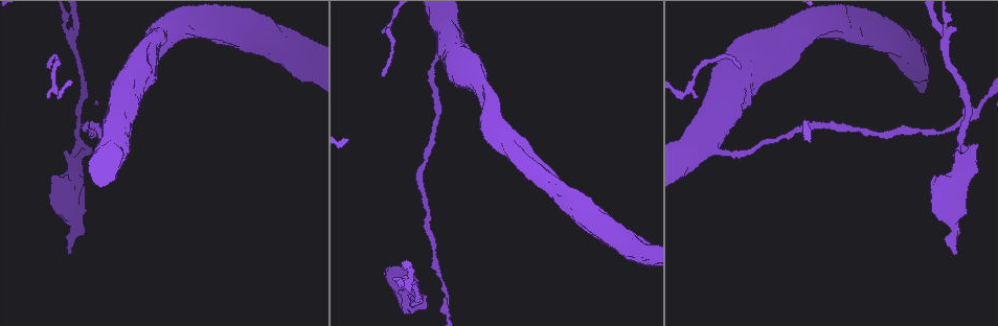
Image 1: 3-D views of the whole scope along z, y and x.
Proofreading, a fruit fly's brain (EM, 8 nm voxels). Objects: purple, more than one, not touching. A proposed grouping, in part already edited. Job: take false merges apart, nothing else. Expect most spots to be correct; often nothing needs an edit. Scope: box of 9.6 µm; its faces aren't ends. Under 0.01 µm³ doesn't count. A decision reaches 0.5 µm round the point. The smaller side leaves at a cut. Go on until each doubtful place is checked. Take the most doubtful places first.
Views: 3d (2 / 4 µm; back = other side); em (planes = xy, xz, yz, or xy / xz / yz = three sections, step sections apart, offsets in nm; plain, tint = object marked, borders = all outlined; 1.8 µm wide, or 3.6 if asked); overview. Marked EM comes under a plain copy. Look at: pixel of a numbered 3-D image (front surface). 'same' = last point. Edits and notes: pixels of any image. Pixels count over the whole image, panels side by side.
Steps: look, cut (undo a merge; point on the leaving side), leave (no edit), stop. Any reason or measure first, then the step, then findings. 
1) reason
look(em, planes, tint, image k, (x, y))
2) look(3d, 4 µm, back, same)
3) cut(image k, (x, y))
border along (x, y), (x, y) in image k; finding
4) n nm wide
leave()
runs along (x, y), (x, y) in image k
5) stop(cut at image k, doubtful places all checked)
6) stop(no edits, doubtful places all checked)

three-way junction
look(3d, 4 µm, image 1, (405, 281))

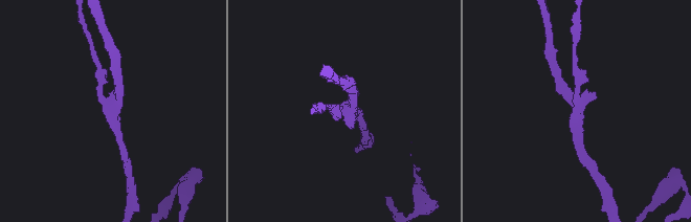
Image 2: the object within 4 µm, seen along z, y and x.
look(em, planes, borders, image 2, (113, 109))

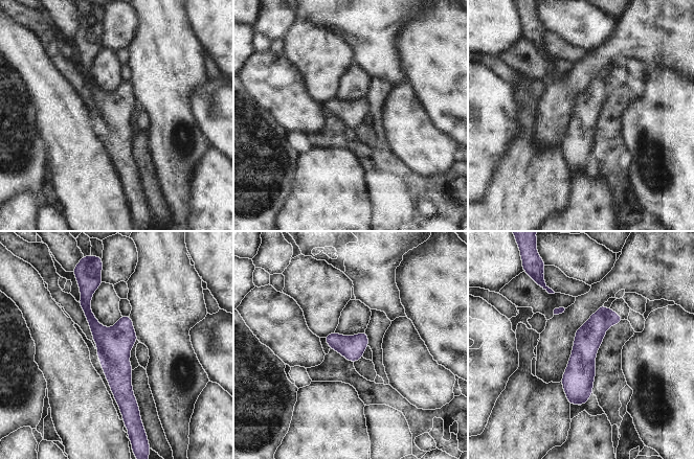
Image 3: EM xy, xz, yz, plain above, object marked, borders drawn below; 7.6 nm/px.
leave()
runs along (90, 292), (87, 311), (114, 347), (128, 410) in image 3; continuous, no second cell

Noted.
sharp bend
look(3d, 4 µm, image 1, (58, 95))

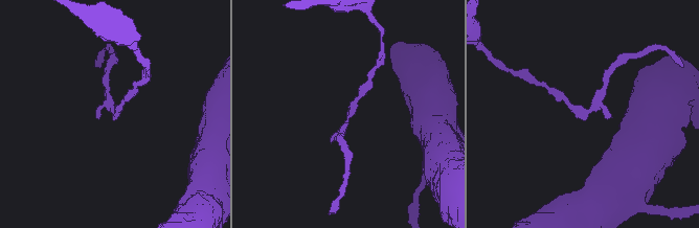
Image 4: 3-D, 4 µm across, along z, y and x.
shape alone is not enough
look(em, planes, tint, image 4, (348, 121))

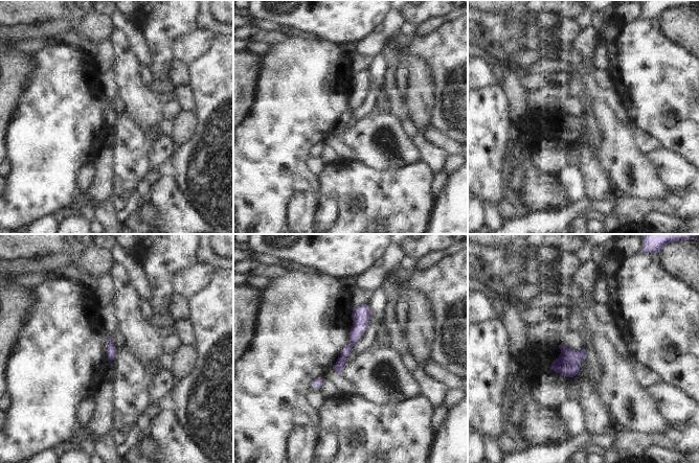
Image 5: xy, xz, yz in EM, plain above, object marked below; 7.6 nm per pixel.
leave()
runs along (365, 306), (360, 326), (337, 368) in image 5; all the same cell

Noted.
sudden change in width
look(3d, 4 µm, image 1, (481, 89))

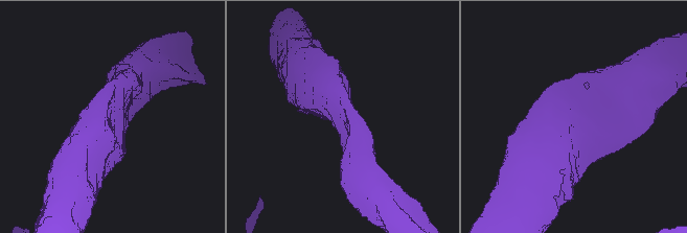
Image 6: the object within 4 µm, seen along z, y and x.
look(em, 3.6 µm, planes, tint, image 6, (580, 131))

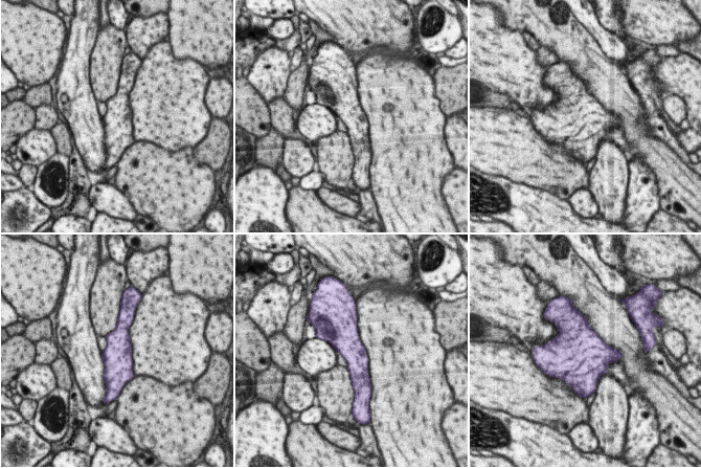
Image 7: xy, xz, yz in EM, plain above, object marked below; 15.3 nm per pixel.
leave()
all the same cell

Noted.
stop(no edits, doubtful places all checked)

